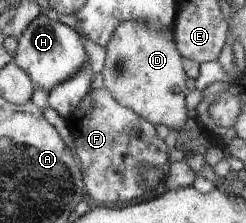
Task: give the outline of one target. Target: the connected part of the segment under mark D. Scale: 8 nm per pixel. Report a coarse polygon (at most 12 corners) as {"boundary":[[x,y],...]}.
{"boundary":[[124,21],[103,87],[155,127],[188,120],[172,32]]}

